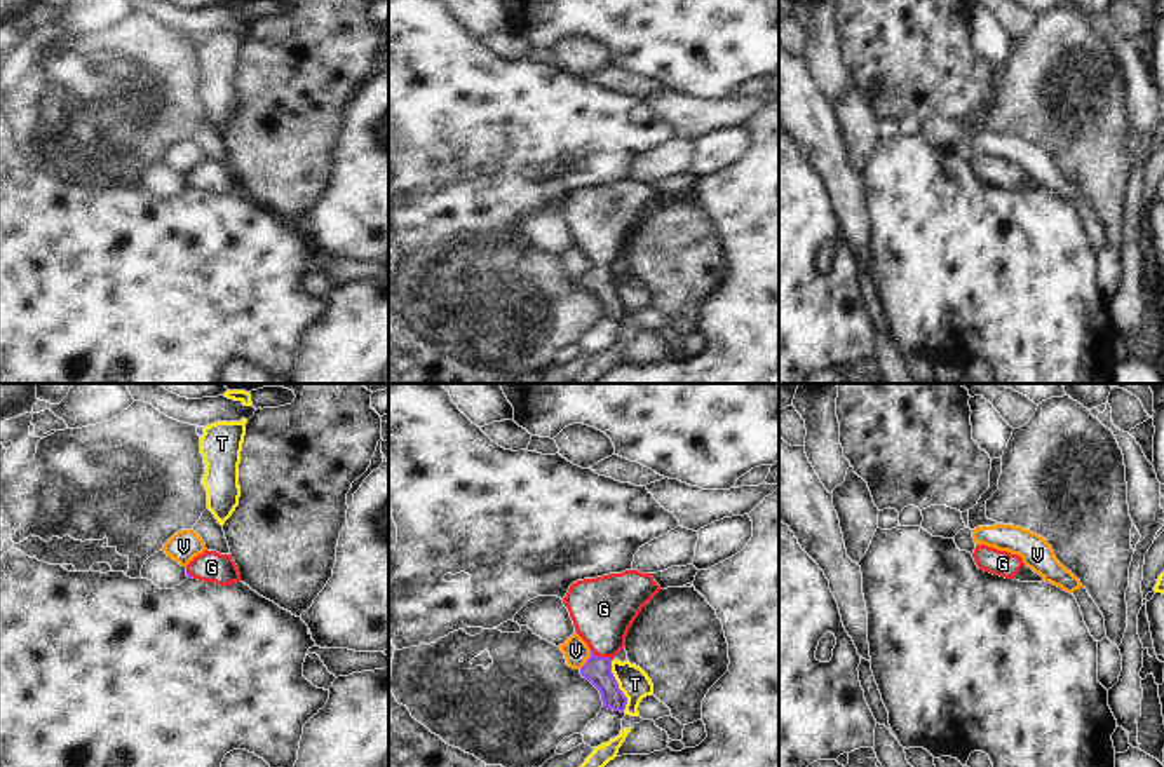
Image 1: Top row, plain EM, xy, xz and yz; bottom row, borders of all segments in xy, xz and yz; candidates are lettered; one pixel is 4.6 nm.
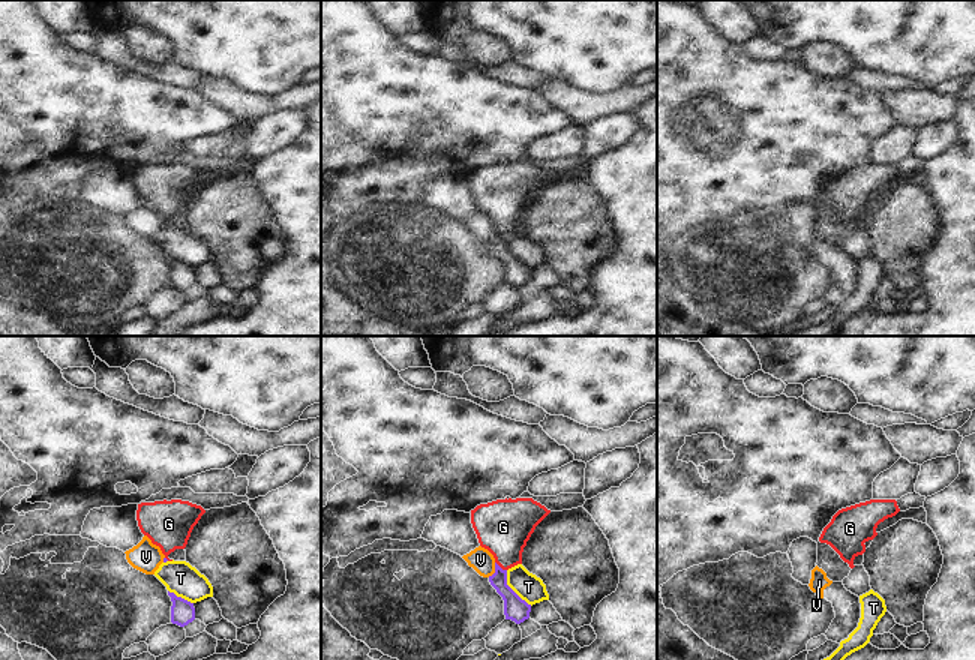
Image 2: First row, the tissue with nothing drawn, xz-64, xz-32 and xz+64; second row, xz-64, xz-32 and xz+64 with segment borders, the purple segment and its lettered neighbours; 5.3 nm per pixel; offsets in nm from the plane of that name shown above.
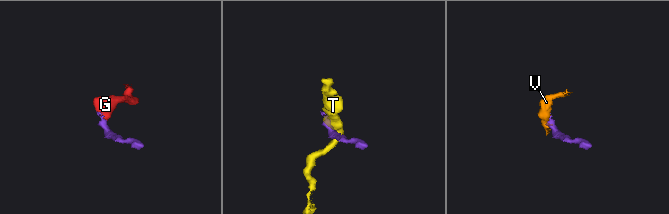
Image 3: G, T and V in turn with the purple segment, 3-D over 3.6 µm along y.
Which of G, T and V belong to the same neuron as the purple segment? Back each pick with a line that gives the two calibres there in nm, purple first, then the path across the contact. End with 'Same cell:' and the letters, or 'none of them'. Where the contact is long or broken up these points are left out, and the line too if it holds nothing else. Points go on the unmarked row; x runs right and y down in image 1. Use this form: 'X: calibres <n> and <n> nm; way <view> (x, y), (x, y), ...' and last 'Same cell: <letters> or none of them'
G: calibres 130 and 300 nm; way xz (598, 279), (600, 267), (603, 218)
Same cell: G

